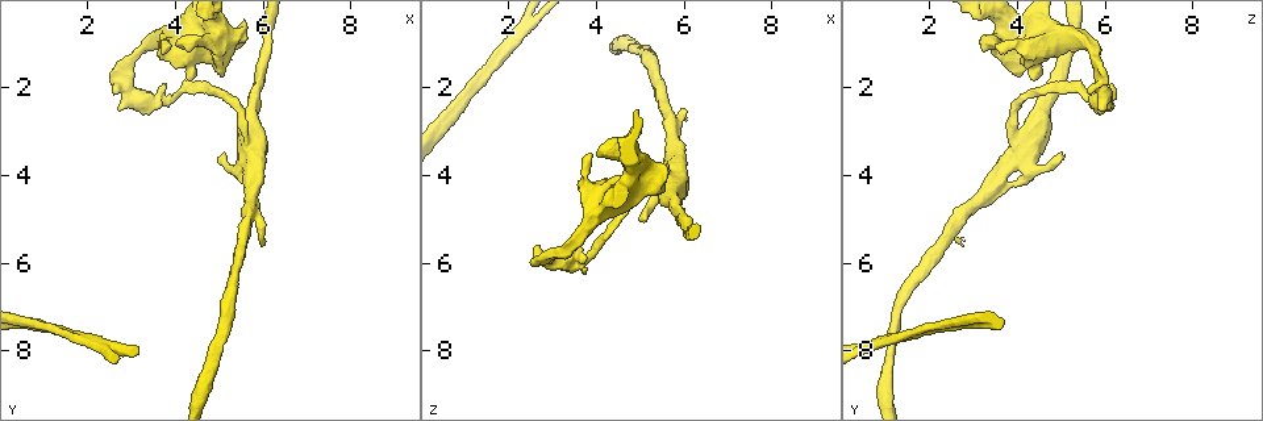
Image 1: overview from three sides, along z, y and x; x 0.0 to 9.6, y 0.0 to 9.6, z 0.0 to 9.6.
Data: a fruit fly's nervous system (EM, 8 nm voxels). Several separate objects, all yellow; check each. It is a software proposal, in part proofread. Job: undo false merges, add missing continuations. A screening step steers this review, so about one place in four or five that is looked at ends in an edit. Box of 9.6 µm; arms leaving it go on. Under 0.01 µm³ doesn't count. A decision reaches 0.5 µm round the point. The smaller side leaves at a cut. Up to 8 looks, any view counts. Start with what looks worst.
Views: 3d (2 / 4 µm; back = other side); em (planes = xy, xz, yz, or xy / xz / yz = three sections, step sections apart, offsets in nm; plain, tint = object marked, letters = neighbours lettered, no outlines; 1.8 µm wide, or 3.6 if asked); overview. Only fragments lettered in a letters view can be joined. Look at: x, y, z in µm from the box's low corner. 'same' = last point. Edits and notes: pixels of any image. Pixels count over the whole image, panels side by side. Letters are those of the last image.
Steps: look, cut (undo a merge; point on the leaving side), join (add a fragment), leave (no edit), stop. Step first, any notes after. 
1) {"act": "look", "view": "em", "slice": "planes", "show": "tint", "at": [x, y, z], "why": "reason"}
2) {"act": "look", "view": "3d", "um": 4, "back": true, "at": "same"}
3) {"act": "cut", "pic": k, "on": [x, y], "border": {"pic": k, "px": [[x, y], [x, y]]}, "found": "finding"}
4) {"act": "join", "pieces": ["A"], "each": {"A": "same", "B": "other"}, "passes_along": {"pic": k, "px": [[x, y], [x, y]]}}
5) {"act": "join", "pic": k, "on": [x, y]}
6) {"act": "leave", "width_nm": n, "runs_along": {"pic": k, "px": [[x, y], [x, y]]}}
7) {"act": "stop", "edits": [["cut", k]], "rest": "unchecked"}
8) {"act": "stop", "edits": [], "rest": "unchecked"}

{"act": "look", "view": "em", "slice": "xy", "step": 8, "show": "letters", "at": [3.80, 1.90, 6.20], "why": "free end"}

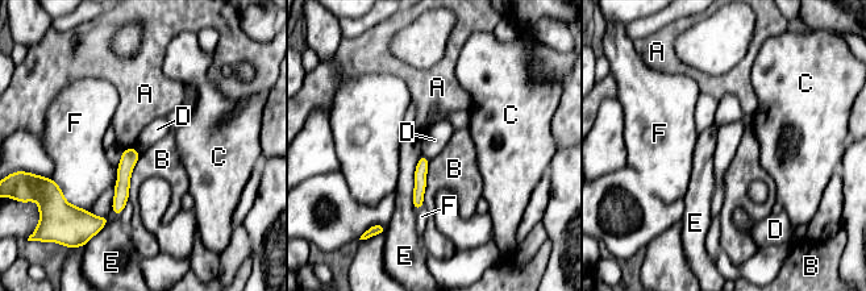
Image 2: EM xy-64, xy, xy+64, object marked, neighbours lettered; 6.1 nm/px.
{"act": "leave", "each": {"A": "other", "B": "other", "C": "other", "D": "other", "E": "other", "F": "other"}, "runs_along": {"pic": 2, "px": [[132, 150], [116, 211]]}, "found": "none of them fits"}

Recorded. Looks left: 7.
{"act": "look", "view": "3d", "um": 4, "back": true, "at": [5.65, 3.15, 4.20], "why": "thick turns thin"}

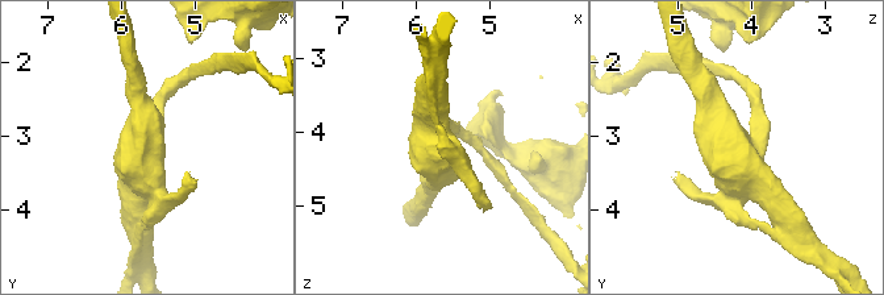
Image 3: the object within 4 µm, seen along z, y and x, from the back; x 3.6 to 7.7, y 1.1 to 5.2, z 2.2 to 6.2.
{"act": "look", "view": "em", "slice": "planes", "show": "tint", "at": [5.70, 3.15, 4.20], "why": "shape alone is not enough"}

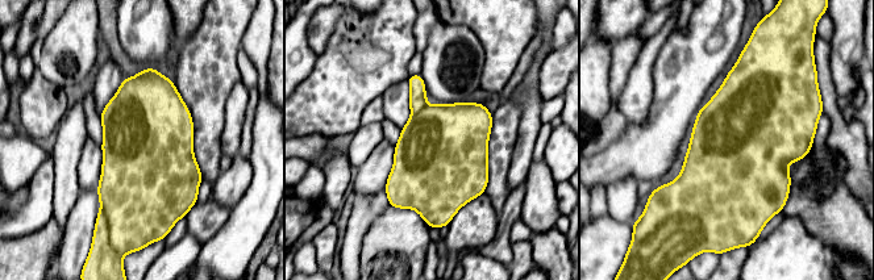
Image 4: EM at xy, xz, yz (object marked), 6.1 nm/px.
{"act": "look", "view": "em", "slice": "planes", "show": "letters", "at": "same", "why": "what lies round it"}

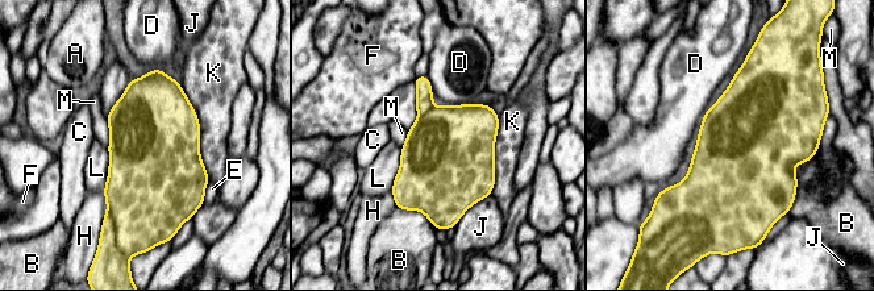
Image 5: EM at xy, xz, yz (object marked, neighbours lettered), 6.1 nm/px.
{"act": "cut", "pic": 5, "on": [148, 202], "longest_contact_nm": ["K", 600], "each": {"A": "other", "B": "other", "C": "other", "D": "other", "E": "other", "F": "other", "H": "other", "J": "other", "K": "other", "L": "other", "M": "other"}, "found": "a second neuron is stuck on"}

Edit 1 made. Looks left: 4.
{"act": "look", "view": "3d", "um": 4, "at": [5.00, 0.90, 3.70], "why": "thick turns thin"}

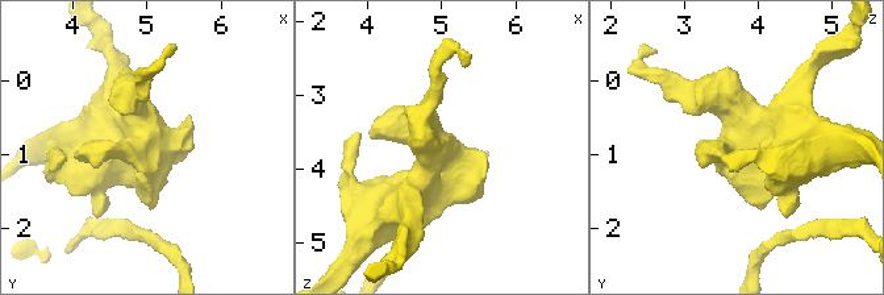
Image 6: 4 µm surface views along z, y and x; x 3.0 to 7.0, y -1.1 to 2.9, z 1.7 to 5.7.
{"act": "look", "view": "em", "slice": "xz", "step": 8, "show": "tint", "at": [4.95, 0.90, 3.75]}

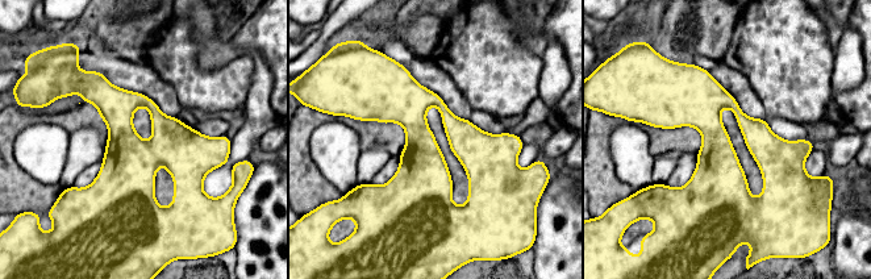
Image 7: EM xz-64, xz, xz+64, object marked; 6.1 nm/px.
{"act": "look", "view": "em", "slice": "planes", "show": "letters", "at": "same"}

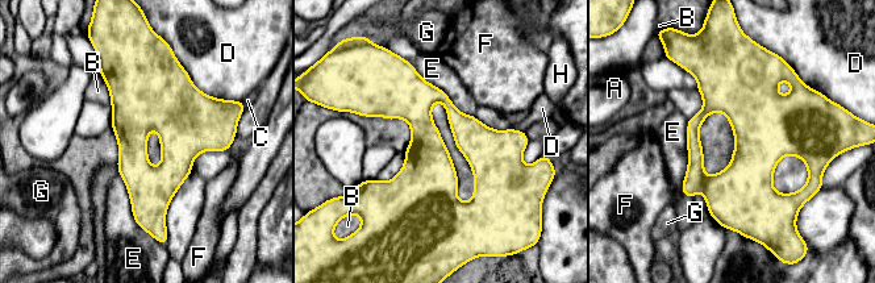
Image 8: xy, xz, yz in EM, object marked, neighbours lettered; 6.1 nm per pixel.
{"act": "leave", "each": {"A": "other", "B": "other", "C": "other", "D": "other", "E": "other", "F": "other", "G": "other", "H": "other"}, "found": "one neuron here"}

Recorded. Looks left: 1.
{"act": "stop", "edits": [["cut", 5]], "rest": "unchecked"}

